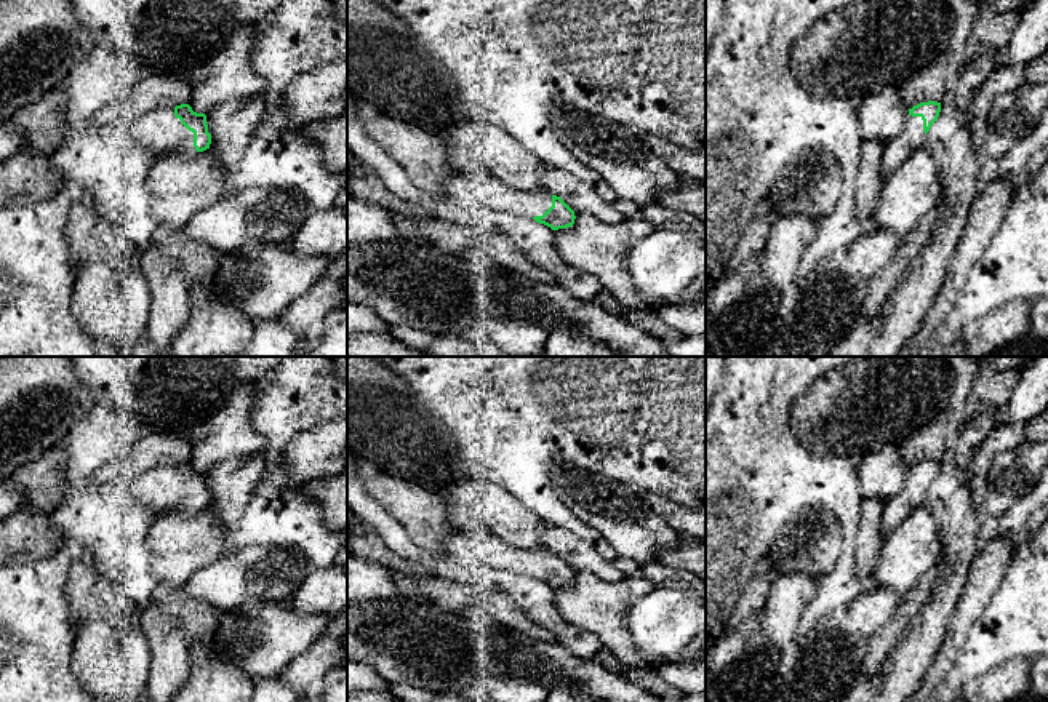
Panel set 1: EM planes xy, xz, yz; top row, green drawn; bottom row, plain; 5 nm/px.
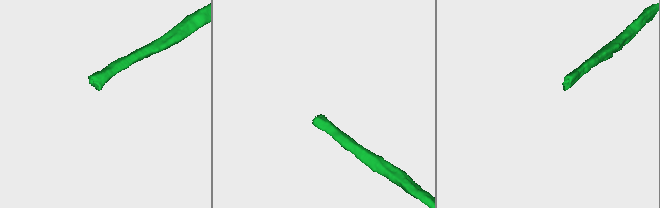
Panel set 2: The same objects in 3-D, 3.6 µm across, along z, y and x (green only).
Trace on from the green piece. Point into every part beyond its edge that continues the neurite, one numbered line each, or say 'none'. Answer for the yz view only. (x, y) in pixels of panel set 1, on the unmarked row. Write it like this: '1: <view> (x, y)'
1: yz (898, 509)

